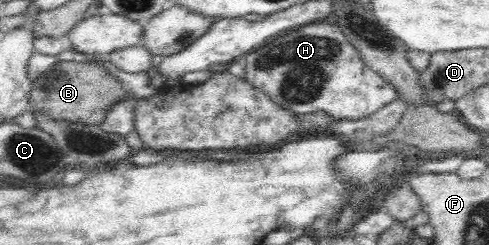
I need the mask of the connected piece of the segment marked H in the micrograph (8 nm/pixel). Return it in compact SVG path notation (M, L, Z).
M332 21L307 24L261 46L246 56L245 79L260 89L274 104L295 114L326 112L335 120L364 118L397 98L396 89L380 75L368 69L360 53L350 44L342 29Z

